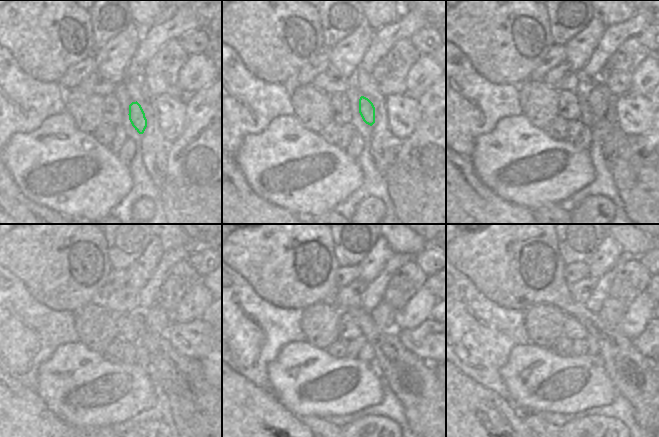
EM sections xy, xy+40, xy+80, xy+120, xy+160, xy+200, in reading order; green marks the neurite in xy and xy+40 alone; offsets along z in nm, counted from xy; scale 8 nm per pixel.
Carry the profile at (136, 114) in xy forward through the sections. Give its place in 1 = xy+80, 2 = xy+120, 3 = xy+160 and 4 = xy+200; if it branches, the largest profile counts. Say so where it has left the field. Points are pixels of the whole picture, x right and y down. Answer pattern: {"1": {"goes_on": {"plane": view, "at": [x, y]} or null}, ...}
{"1": {"goes_on": {"plane": "xy+80", "at": [599, 98]}}, "2": {"goes_on": {"plane": "xy+120", "at": [157, 320]}}, "3": {"goes_on": {"plane": "xy+160", "at": [384, 314]}}, "4": {"goes_on": {"plane": "xy+200", "at": [612, 310]}}}

